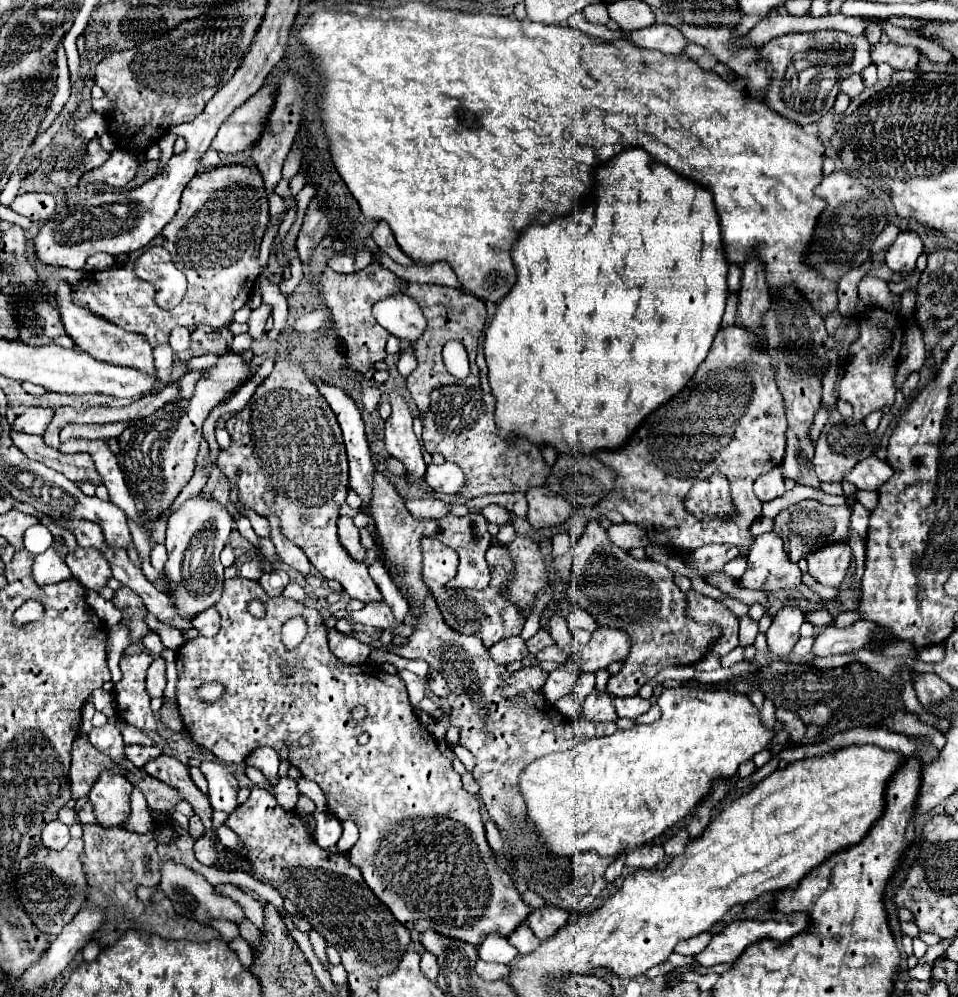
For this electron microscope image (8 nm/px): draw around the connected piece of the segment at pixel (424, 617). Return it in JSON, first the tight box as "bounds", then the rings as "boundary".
{"bounds":[392,595,614,913],"boundary":[[[428,595],[428,601],[424,603],[424,613],[416,619],[416,629],[408,637],[408,645],[402,645],[400,649],[392,645],[392,651],[404,659],[428,661],[430,667],[442,673],[448,681],[452,691],[448,697],[448,703],[452,705],[450,725],[460,727],[460,745],[476,757],[472,775],[480,785],[478,795],[498,829],[508,833],[516,869],[528,879],[528,887],[540,893],[546,903],[562,907],[568,913],[586,911],[606,889],[608,883],[602,877],[606,871],[604,865],[614,859],[600,859],[598,867],[592,867],[590,871],[590,867],[572,867],[574,859],[570,857],[552,857],[550,853],[544,853],[542,847],[536,847],[536,837],[528,837],[530,829],[524,821],[524,801],[518,793],[518,775],[526,765],[548,753],[568,751],[580,741],[592,739],[596,733],[600,735],[600,725],[584,719],[574,719],[574,725],[568,725],[568,717],[556,709],[548,709],[548,703],[542,697],[542,685],[548,671],[540,665],[530,665],[510,673],[490,657],[478,637],[450,629],[432,595]]]}

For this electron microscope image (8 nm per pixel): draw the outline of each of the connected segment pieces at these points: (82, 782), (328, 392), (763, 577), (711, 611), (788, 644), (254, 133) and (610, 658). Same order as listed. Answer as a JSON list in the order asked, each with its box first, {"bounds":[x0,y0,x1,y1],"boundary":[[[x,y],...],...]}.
[{"bounds":[70,733,112,799],"boundary":[[[80,733],[72,745],[72,767],[70,767],[72,799],[88,797],[88,791],[94,785],[96,777],[100,775],[100,769],[104,769],[104,765],[112,765],[112,761],[108,761],[104,753],[90,745],[86,733]]]},{"bounds":[316,379,372,513],"boundary":[[[322,379],[316,381],[316,387],[318,387],[320,395],[332,407],[334,415],[338,417],[340,429],[344,433],[344,445],[346,445],[348,461],[350,461],[350,489],[354,489],[362,497],[362,509],[368,513],[368,489],[372,489],[372,461],[370,461],[370,453],[368,453],[368,439],[366,439],[366,433],[364,433],[364,421],[362,421],[360,409],[354,403],[354,399],[342,387],[336,387],[336,385],[326,383]]]},{"bounds":[740,531,821,602],"boundary":[[[768,531],[768,533],[762,533],[754,539],[748,555],[746,555],[746,561],[748,561],[748,567],[740,579],[742,587],[746,589],[756,589],[756,591],[778,591],[778,589],[797,589],[803,592],[806,599],[811,602],[819,602],[821,598],[819,595],[809,590],[808,587],[802,582],[802,573],[800,573],[800,567],[790,561],[788,553],[784,551],[784,541],[780,541],[780,535],[776,535],[774,531]]]},{"bounds":[684,589,738,655],"boundary":[[[694,589],[684,591],[686,597],[686,617],[700,625],[716,625],[720,637],[710,645],[708,653],[726,655],[738,647],[738,617],[720,601],[706,597]]]},{"bounds":[766,603,804,657],"boundary":[[[786,603],[774,615],[770,629],[766,631],[768,647],[776,657],[790,657],[792,645],[800,639],[800,625],[804,623],[804,611],[796,603]]]},{"bounds":[212,87,274,153],"boundary":[[[262,87],[252,99],[240,105],[218,129],[212,149],[218,153],[240,153],[252,145],[262,131],[262,121],[274,105],[272,87]]]},{"bounds":[578,625,632,671],"boundary":[[[600,625],[588,645],[578,647],[582,671],[596,671],[614,661],[624,661],[632,649],[632,637],[616,627]]]}]

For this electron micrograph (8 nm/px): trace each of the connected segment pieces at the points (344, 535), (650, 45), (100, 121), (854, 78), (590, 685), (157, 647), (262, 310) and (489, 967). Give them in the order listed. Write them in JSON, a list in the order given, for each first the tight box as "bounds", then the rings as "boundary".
[{"bounds":[338,517,366,561],"boundary":[[[340,517],[338,519],[338,537],[340,543],[348,549],[348,553],[352,553],[352,557],[356,557],[358,561],[366,559],[366,549],[360,545],[360,531],[354,525],[352,517]]]},{"bounds":[628,23,688,55],"boundary":[[[664,23],[640,29],[640,33],[630,33],[628,41],[634,41],[634,45],[640,45],[644,49],[656,49],[668,55],[682,55],[688,45],[688,39],[680,33],[680,29]]]},{"bounds":[76,113,108,141],"boundary":[[[90,113],[86,119],[82,119],[82,121],[76,123],[76,131],[82,133],[86,137],[86,141],[90,141],[90,139],[100,137],[102,133],[108,131],[108,121],[100,113]]]},{"bounds":[840,73,864,97],"boundary":[[[854,73],[842,80],[840,83],[840,91],[844,93],[848,93],[850,97],[854,97],[854,95],[858,95],[864,89],[864,80],[861,74]]]},{"bounds":[574,673,596,701],"boundary":[[[584,673],[584,675],[576,681],[576,685],[574,685],[576,697],[578,697],[580,701],[584,701],[594,689],[596,689],[596,677],[594,677],[594,673]]]},{"bounds":[142,633,166,655],"boundary":[[[148,633],[148,635],[142,639],[142,643],[144,643],[144,647],[146,647],[152,655],[160,655],[160,653],[166,649],[166,647],[162,645],[158,633]]]},{"bounds":[248,303,272,339],"boundary":[[[262,303],[258,309],[254,309],[252,313],[250,313],[250,321],[248,321],[248,325],[250,325],[250,337],[252,339],[260,339],[262,337],[262,333],[264,333],[264,325],[266,325],[266,319],[272,315],[272,305],[268,305],[268,303]]]},{"bounds":[476,959,508,981],"boundary":[[[478,959],[476,963],[476,973],[486,979],[486,981],[498,981],[504,979],[504,973],[508,973],[508,965],[500,965],[500,963],[486,963],[482,959]]]}]

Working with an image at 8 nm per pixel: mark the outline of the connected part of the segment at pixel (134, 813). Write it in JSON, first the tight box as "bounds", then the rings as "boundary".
{"bounds":[120,789,154,833],"boundary":[[[134,789],[134,793],[130,797],[130,805],[132,805],[130,817],[120,827],[136,831],[136,833],[148,833],[148,831],[152,831],[154,829],[154,821],[150,817],[150,809],[148,809],[144,793],[140,789]]]}

